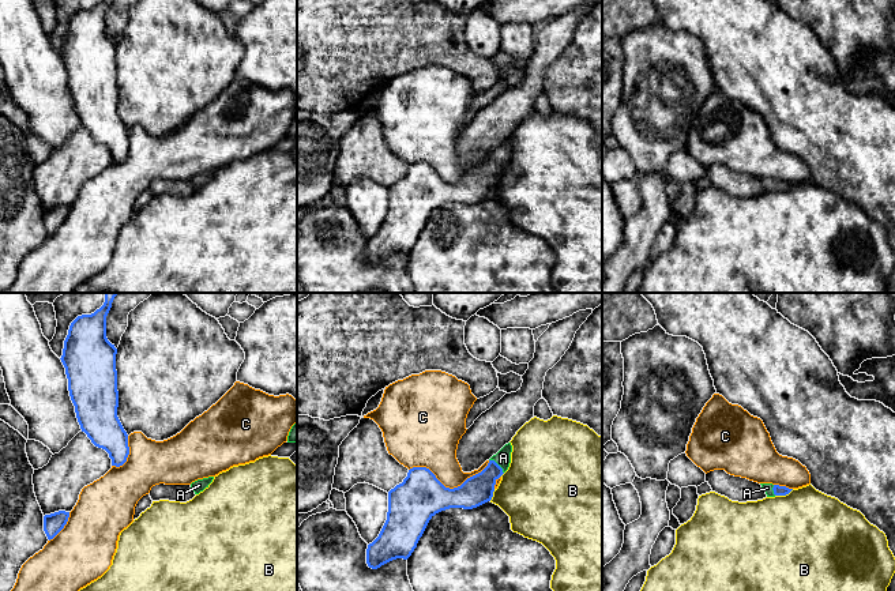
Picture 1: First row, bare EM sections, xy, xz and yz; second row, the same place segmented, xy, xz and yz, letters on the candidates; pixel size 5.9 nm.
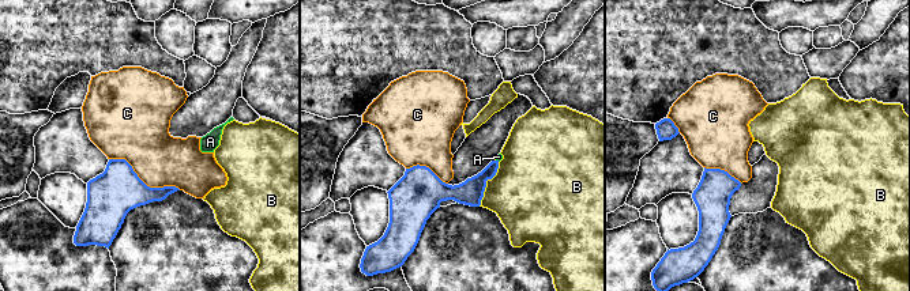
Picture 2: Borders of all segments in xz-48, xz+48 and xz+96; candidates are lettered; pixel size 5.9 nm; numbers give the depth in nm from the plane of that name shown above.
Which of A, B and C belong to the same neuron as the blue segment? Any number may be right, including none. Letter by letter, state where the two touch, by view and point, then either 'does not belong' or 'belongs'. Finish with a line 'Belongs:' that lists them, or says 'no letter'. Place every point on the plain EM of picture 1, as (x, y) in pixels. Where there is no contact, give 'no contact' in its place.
A: meets blue in xz at (497, 160); belongs
B: meets blue in yz at (783, 189); does not belong
C: meets blue in xz at (448, 183); does not belong
Belongs: A

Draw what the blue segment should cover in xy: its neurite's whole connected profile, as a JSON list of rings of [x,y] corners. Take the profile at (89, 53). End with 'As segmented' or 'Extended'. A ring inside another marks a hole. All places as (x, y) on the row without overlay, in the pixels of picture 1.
[[[102,0],[71,18],[60,54],[82,127],[109,148],[112,161],[120,162],[127,157],[129,142],[128,129],[117,112],[117,44],[106,33],[110,3]]]. As segmented

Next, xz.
[[[511,138],[505,139],[496,150],[489,154],[488,161],[478,169],[467,173],[460,181],[445,182],[436,170],[426,162],[413,162],[402,178],[388,187],[387,215],[379,231],[368,240],[366,259],[372,264],[396,255],[407,255],[420,233],[422,231],[429,215],[439,207],[450,203],[473,204],[492,195],[496,176],[508,165],[511,158]]]. Extended

